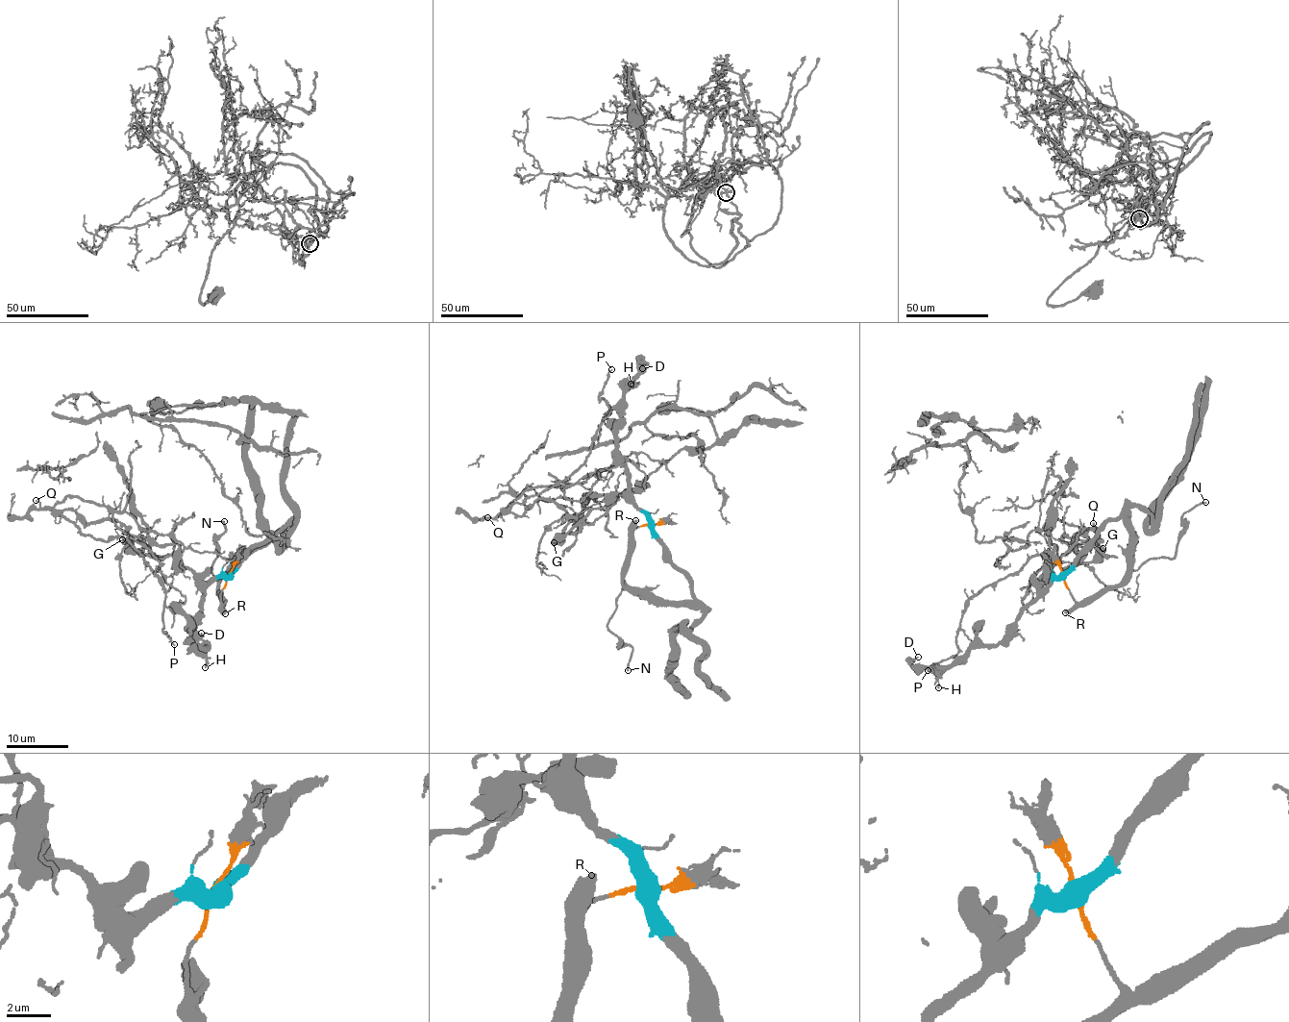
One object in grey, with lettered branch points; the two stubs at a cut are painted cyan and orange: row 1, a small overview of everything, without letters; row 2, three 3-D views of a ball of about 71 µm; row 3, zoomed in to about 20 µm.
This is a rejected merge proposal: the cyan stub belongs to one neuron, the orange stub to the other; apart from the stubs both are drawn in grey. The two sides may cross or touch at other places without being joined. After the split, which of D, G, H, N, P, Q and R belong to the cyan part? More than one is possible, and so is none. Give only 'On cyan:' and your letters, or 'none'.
On cyan: D, G, H, P, Q

